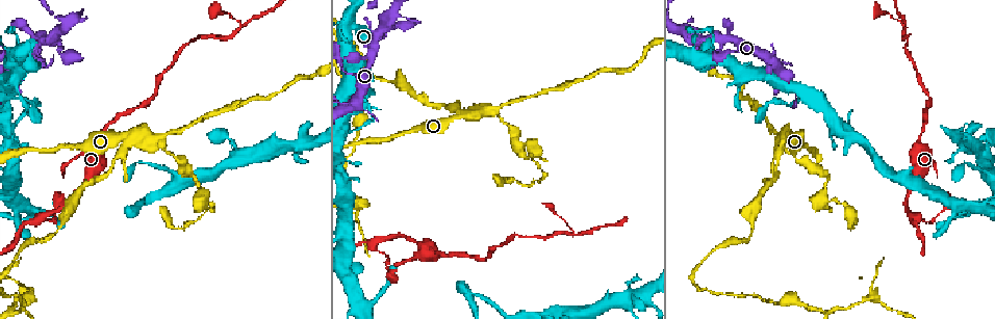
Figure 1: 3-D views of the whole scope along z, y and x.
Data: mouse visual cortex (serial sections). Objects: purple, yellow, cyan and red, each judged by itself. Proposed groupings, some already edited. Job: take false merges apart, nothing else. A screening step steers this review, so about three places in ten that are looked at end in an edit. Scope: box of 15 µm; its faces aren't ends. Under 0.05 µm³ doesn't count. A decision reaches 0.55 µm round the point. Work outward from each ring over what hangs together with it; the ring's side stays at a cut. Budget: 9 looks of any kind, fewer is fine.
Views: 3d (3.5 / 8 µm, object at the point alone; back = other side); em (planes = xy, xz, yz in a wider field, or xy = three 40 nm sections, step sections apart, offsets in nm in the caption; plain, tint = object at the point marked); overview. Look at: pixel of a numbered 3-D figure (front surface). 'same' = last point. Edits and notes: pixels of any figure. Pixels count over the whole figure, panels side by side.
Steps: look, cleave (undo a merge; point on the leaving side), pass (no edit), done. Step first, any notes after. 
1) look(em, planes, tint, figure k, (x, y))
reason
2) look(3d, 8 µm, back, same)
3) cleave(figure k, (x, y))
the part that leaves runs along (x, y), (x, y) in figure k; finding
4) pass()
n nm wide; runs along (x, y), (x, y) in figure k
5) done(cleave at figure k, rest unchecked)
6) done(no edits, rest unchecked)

look(3d, 3.5 µm, figure 1, (158, 140))
side arm on a straight run

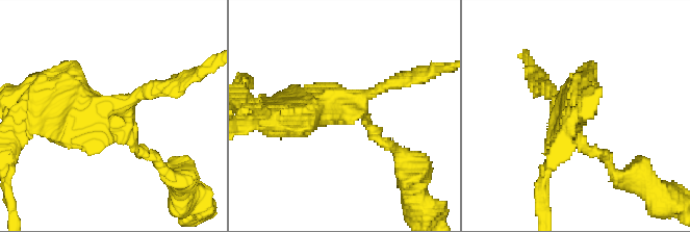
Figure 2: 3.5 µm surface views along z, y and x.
look(em, xy, step 1, tint, figure 2, (104, 112))

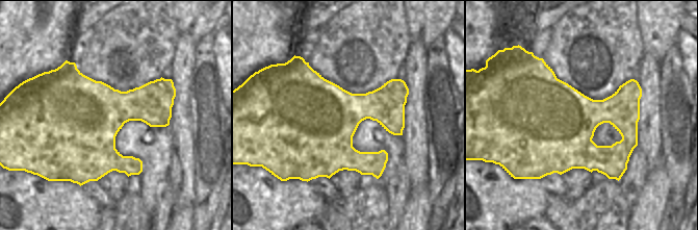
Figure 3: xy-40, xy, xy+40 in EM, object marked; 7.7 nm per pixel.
pass()
runs along (26, 100), (123, 112), (135, 148) in figure 2; one cell here

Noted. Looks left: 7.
look(3d, 3.5 µm, figure 1, (535, 151))
a fork

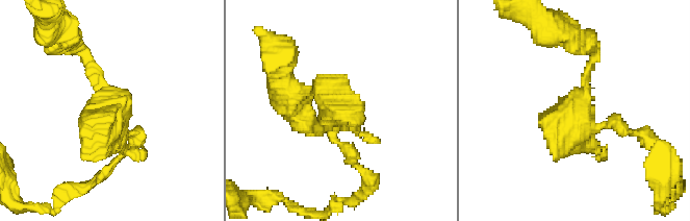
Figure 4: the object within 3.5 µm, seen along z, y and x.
look(em, xy, step 2, tint, figure 4, (341, 116))
now the EM

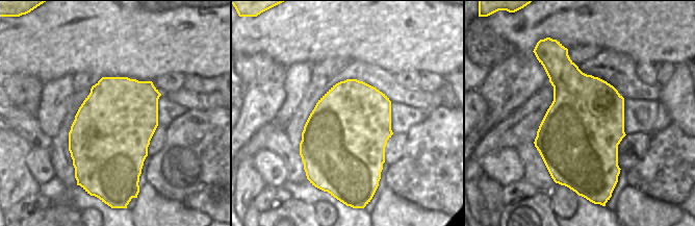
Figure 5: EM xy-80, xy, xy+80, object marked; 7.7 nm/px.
look(em, planes, tint, same)

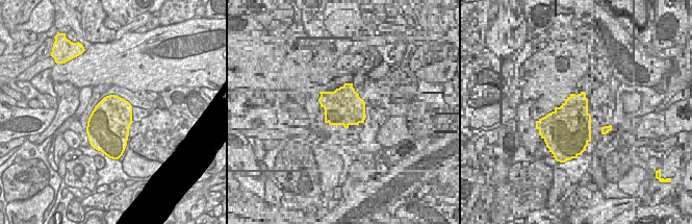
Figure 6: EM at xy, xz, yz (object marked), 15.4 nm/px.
pass()
runs along (593, 56), (574, 118), (628, 130) in figure 4; all the same cell

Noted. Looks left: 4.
look(3d, 3.5 µm, figure 1, (238, 31))
two arms in line, one across

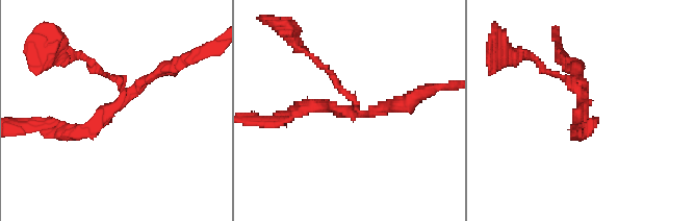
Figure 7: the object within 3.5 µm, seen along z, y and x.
look(em, xy, step 5, tint, figure 7, (583, 102))
3 arms; arms of 100, 150, 200 nm

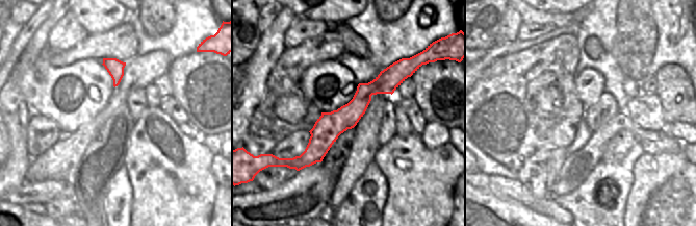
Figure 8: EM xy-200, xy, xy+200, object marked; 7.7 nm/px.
look(em, xy, step 3, tint, same)
another direction

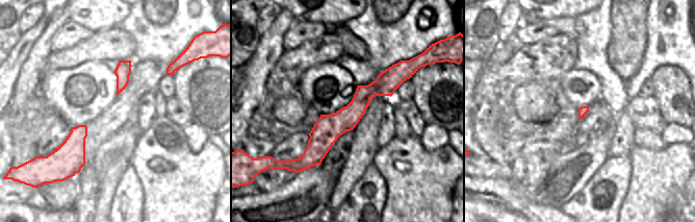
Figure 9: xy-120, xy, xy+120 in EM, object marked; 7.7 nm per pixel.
pass()
runs along (585, 129), (580, 95), (539, 63) in figure 7; continuous, no second cell

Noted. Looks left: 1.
look(3d, 3.5 µm, back, figure 1, (83, 179))
calibre changes

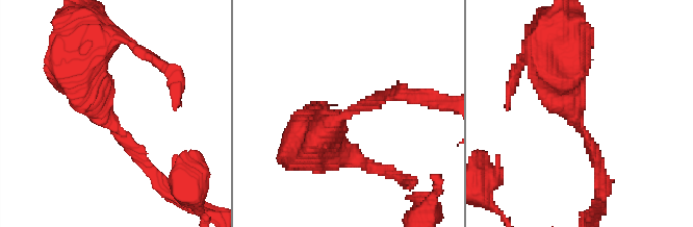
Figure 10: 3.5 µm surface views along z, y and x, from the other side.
pass()
all the same cell

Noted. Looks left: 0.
done(no edits, rest unchecked)

